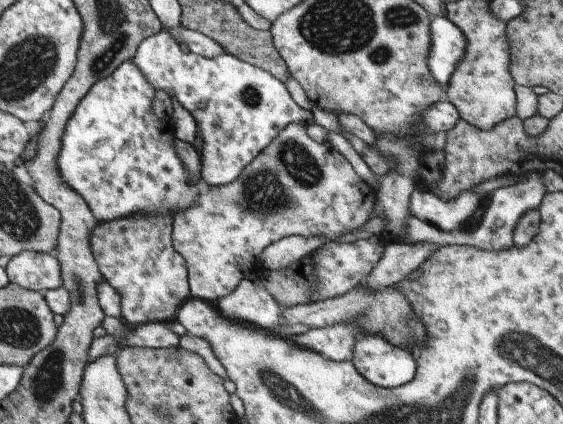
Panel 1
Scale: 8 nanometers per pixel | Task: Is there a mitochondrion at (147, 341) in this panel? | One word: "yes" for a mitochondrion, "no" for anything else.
no

